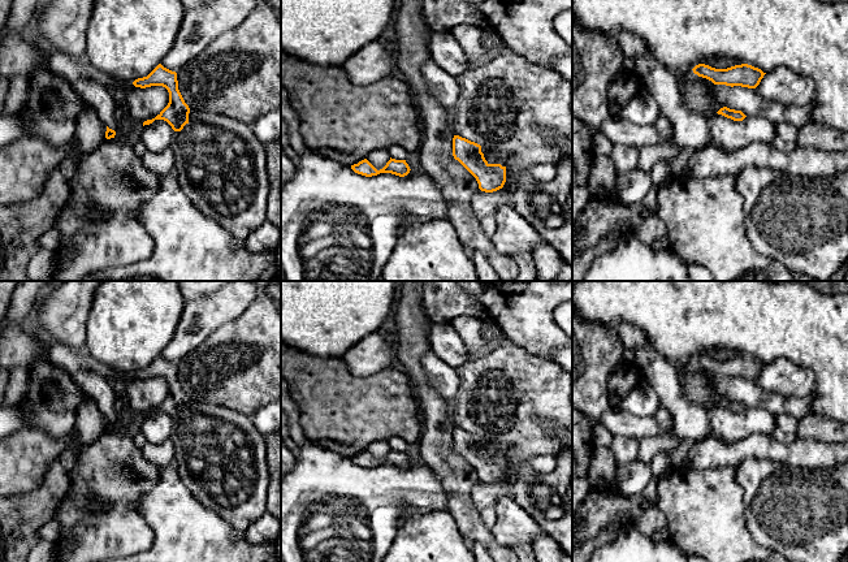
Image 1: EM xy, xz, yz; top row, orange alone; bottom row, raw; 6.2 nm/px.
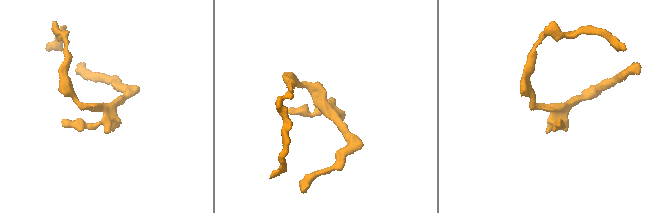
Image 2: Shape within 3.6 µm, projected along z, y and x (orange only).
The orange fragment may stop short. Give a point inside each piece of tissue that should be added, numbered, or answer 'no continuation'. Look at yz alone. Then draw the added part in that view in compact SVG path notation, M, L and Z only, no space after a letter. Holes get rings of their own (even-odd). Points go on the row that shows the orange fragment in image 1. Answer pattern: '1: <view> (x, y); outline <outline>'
no continuation

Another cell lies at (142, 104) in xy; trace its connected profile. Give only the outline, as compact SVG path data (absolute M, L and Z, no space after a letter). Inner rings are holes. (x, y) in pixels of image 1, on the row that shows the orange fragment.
M163 86L133 87L125 95L125 108L130 121L144 122L155 118L169 103L169 92Z

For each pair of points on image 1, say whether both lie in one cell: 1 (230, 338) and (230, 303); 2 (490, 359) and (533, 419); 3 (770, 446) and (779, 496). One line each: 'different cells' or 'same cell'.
1: different cells
2: same cell
3: different cells

